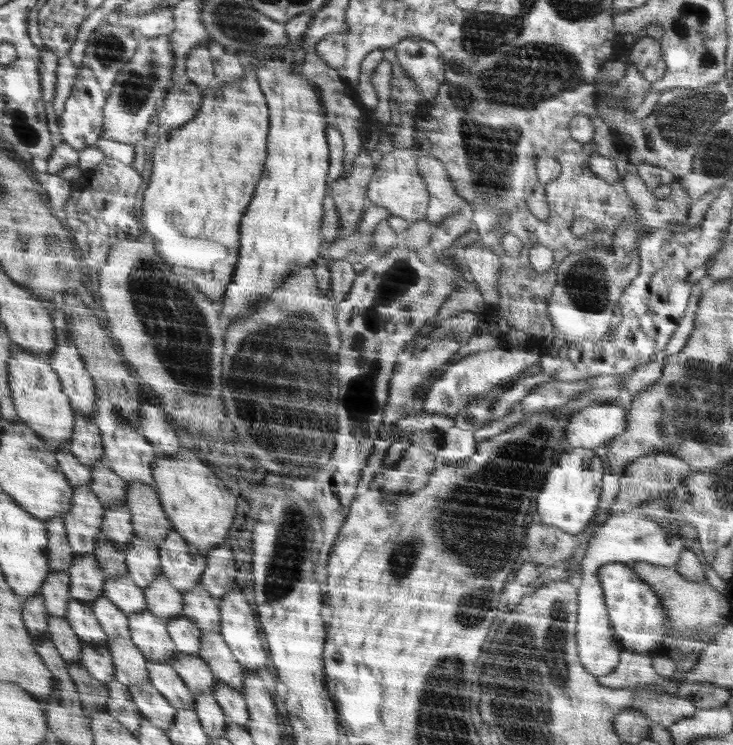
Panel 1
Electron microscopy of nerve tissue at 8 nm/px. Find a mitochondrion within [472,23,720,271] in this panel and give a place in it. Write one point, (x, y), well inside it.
(706, 60)

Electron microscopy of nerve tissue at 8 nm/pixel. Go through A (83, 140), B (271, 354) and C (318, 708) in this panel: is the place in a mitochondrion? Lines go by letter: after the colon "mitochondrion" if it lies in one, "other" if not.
A: other
B: mitochondrion
C: other

